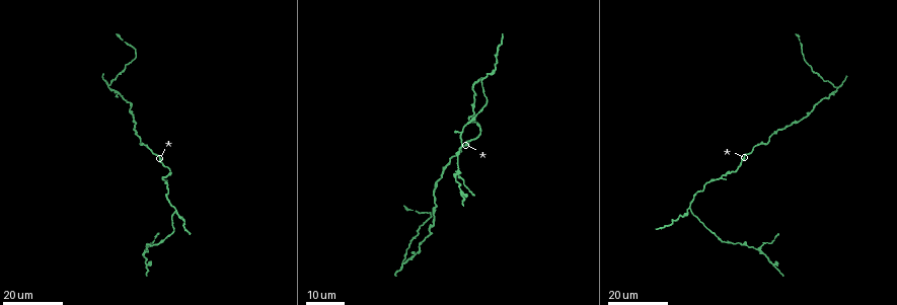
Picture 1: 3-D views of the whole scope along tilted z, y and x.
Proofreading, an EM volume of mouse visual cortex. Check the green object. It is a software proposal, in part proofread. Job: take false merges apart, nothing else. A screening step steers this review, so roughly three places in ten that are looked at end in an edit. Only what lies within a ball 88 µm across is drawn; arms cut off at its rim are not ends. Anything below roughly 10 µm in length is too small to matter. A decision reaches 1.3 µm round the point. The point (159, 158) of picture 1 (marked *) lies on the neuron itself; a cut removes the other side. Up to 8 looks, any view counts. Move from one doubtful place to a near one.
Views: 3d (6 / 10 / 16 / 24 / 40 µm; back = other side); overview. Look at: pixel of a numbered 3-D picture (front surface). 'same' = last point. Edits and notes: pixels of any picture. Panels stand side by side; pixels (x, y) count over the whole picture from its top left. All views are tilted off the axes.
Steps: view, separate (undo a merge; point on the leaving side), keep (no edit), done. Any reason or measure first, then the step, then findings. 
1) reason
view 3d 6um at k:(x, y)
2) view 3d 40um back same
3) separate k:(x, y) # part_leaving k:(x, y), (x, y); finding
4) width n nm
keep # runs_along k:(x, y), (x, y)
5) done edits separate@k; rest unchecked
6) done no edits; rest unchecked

sudden change in width
view 3d 24um at 1:(739, 244)

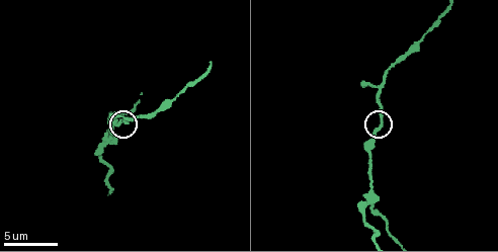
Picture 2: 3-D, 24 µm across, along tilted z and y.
view 3d 10um at 2:(379, 127)

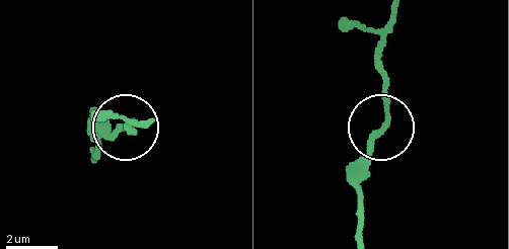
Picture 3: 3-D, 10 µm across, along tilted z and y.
width 210 nm
keep # runs_along 3:(393, 17), (380, 57), (386, 115), (351, 179); all the same neuron

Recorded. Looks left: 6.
arms part here
view 3d 16um at 1:(484, 78)

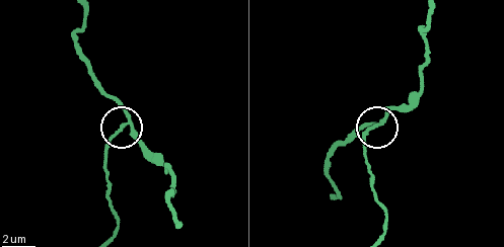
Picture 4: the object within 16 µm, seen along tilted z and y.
view 3d 6um at 4:(124, 126)

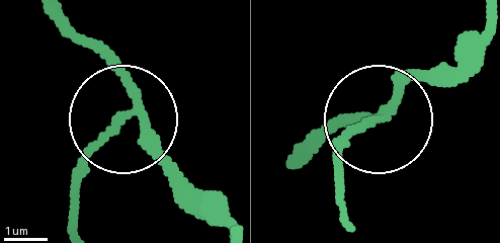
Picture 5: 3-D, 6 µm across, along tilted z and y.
view 3d 6um back at 5:(129, 115)

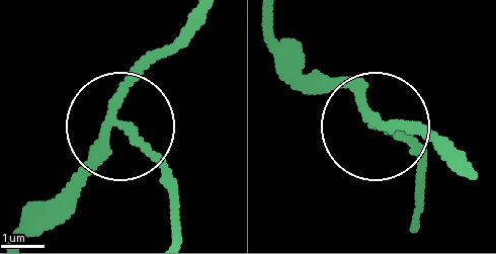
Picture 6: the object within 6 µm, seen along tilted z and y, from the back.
arms 3
keep # runs_along 6:(462, 171), (288, 56); all the same neuron

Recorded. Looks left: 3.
abrupt turn
view 3d 16um at 1:(723, 175)

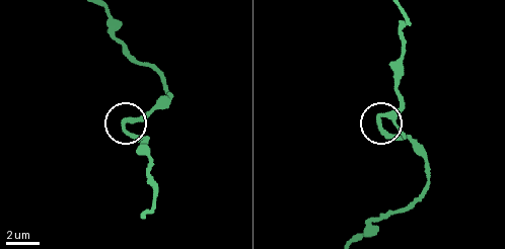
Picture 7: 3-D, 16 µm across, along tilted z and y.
view 3d 6um at 7:(379, 122)

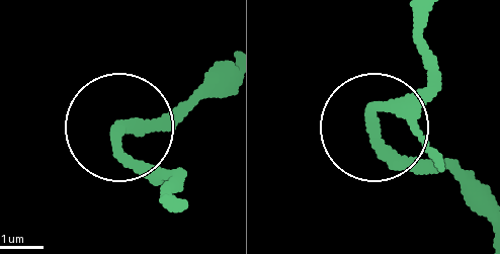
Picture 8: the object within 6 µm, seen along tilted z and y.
keep # one neuron here

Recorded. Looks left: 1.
done no edits; rest unchecked

